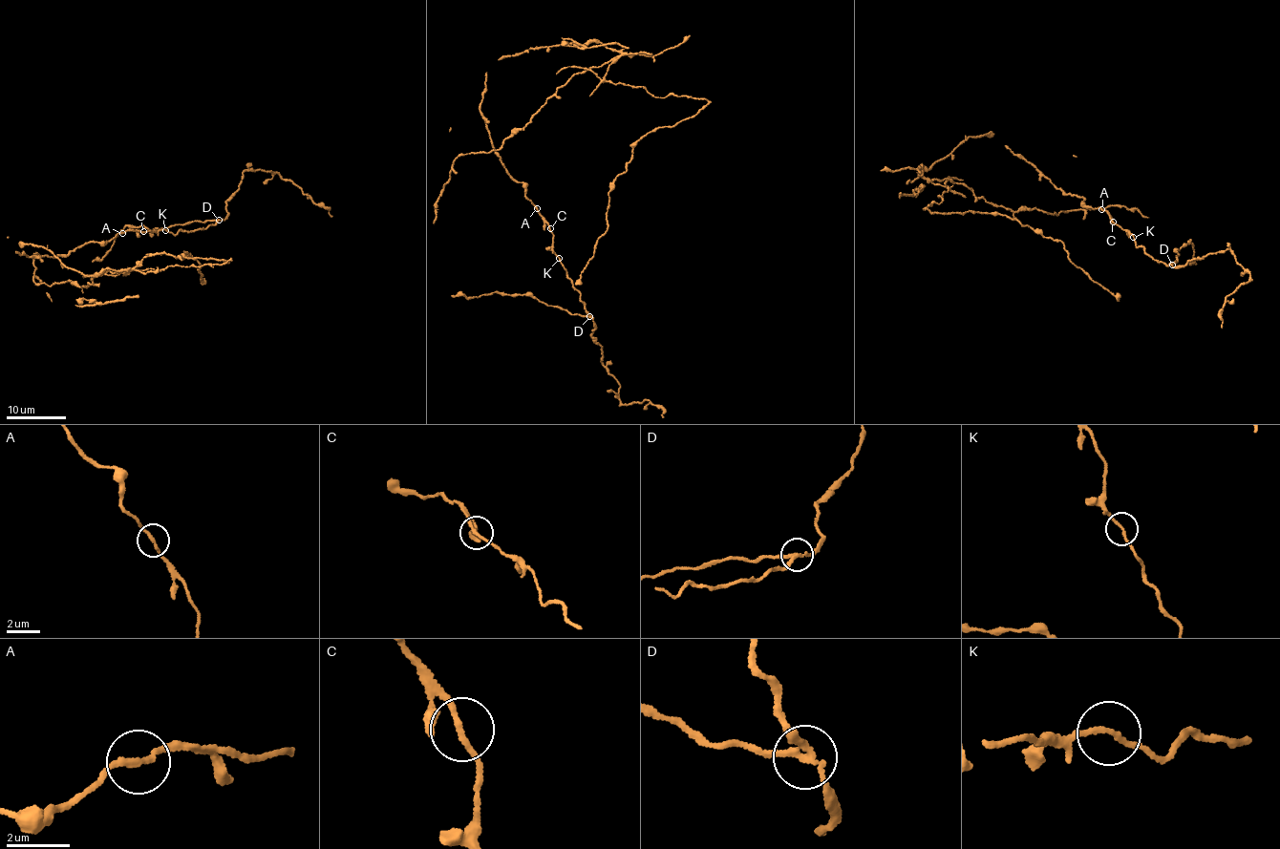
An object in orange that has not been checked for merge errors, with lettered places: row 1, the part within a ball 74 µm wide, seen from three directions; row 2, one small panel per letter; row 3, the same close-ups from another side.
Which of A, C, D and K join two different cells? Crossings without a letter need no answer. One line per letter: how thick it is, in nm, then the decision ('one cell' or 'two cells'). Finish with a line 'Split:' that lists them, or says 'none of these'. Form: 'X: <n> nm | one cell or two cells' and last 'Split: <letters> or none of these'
A: 180 nm | two cells
C: 180 nm | one cell
D: 180 nm | two cells
K: 150 nm | one cell
Split: A, D

